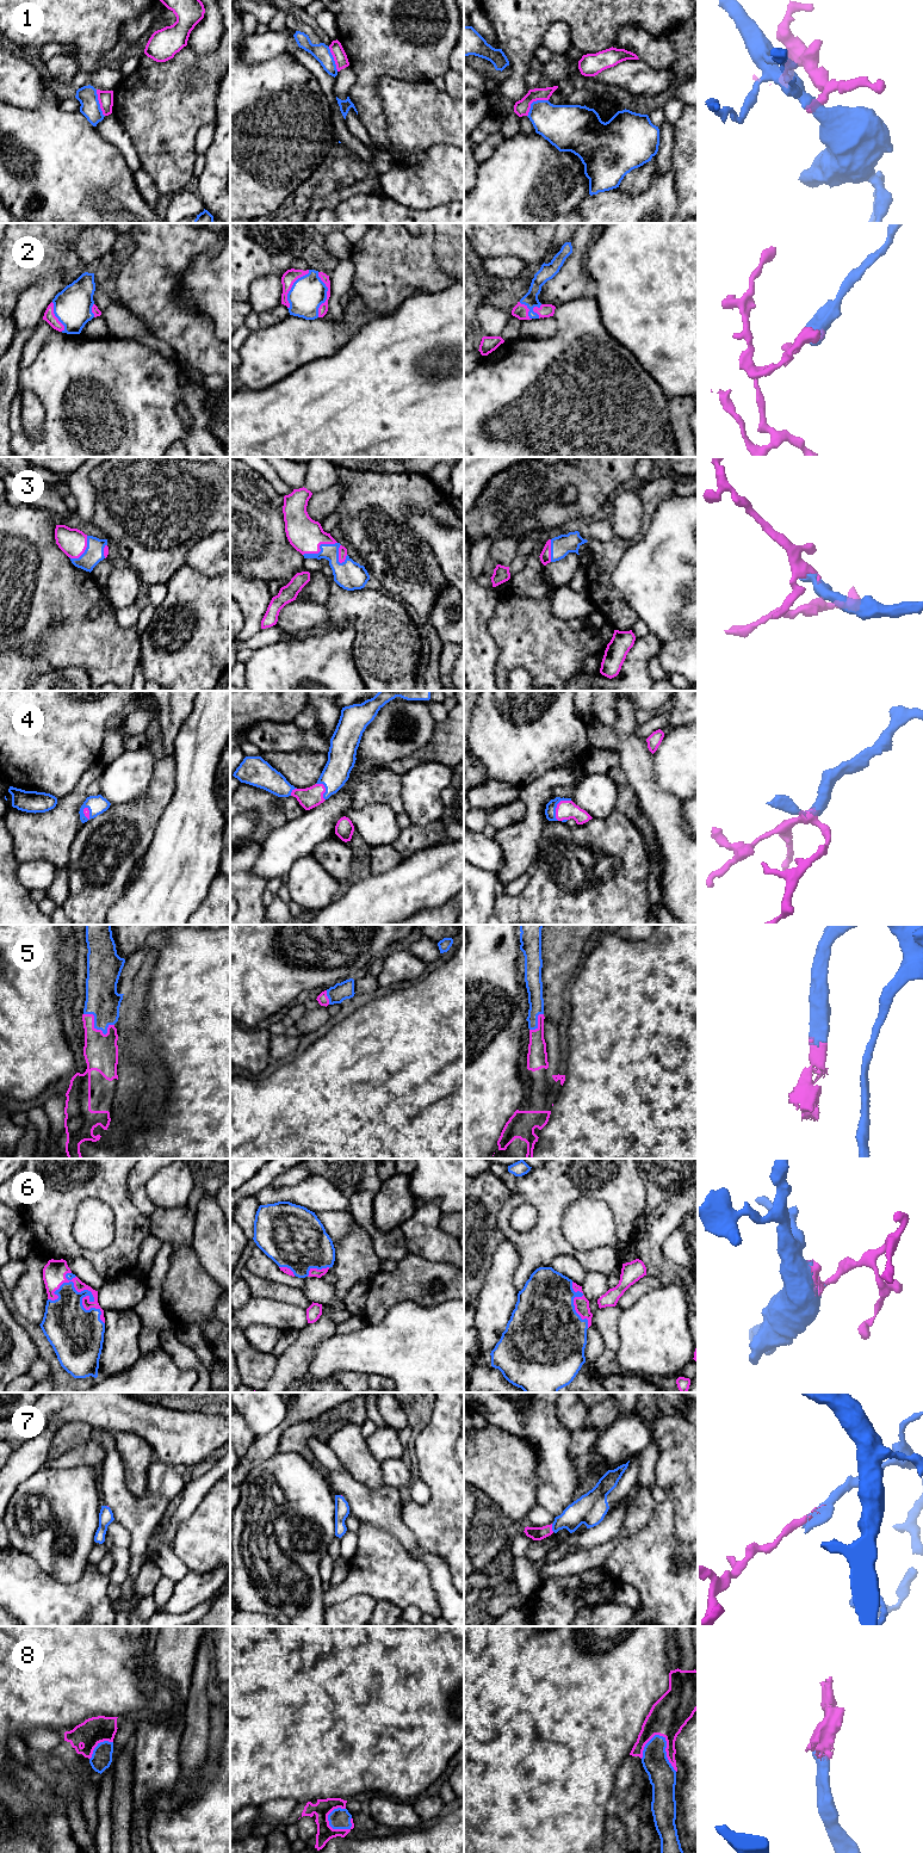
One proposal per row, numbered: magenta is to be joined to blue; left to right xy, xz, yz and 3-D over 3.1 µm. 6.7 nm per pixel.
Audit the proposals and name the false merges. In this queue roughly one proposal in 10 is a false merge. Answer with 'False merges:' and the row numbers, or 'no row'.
False merges: 1

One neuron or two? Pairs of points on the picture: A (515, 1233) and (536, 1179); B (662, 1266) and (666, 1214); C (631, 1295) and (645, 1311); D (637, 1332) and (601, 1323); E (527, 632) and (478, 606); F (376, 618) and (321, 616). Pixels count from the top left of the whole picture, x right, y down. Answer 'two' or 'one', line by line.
A: one
B: one
C: two
D: two
E: two
F: two

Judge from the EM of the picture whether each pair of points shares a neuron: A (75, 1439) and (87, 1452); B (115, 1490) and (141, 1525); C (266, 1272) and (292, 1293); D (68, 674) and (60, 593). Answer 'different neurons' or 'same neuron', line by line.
A: different neurons
B: same neuron
C: different neurons
D: different neurons

